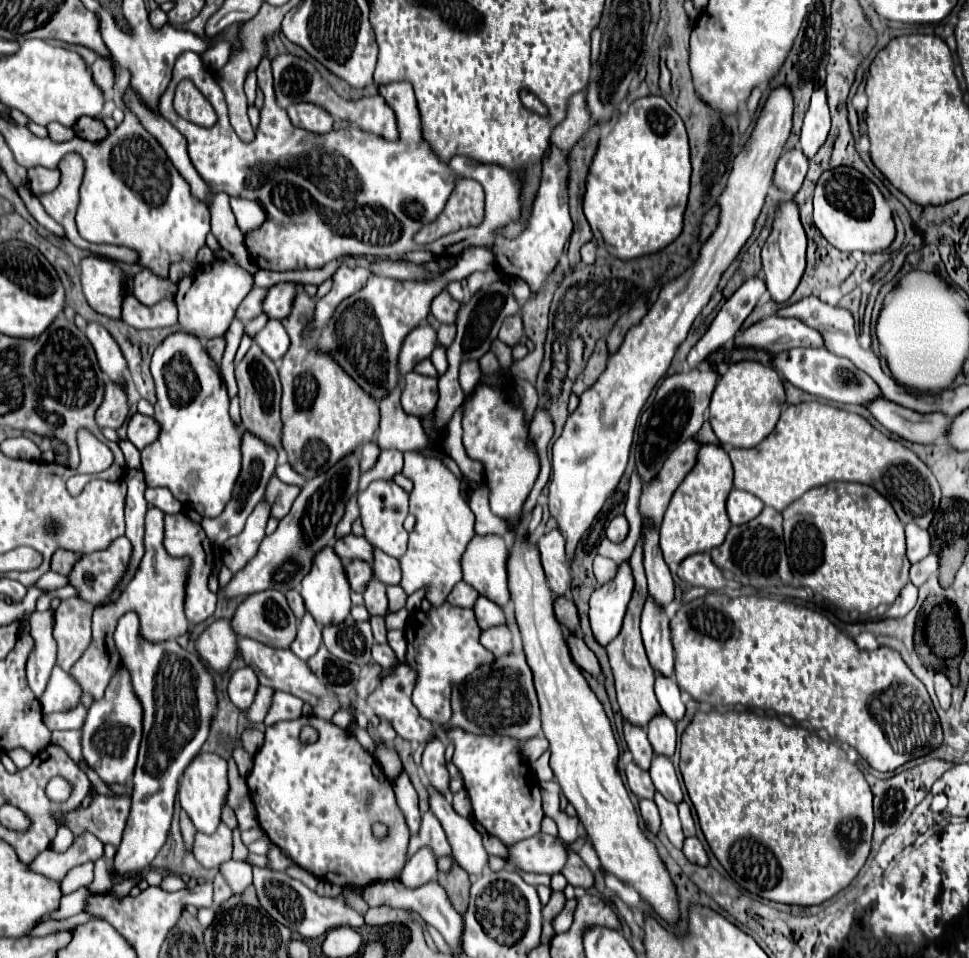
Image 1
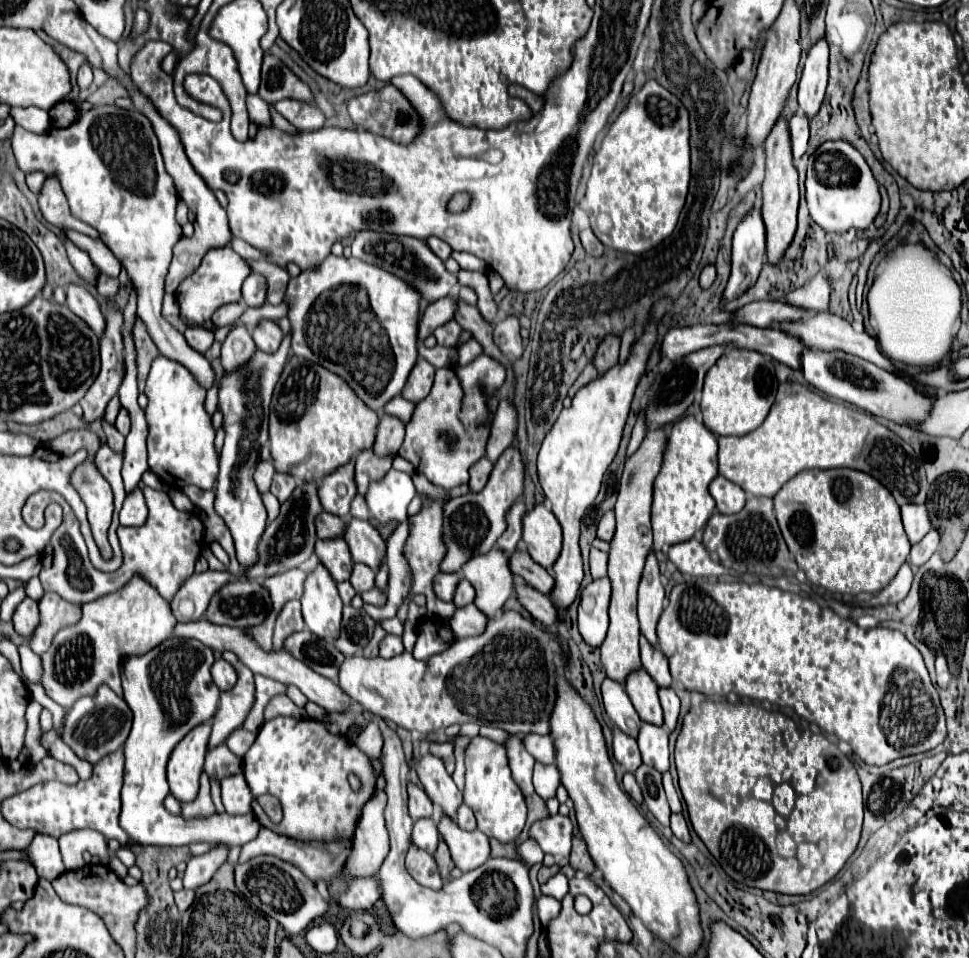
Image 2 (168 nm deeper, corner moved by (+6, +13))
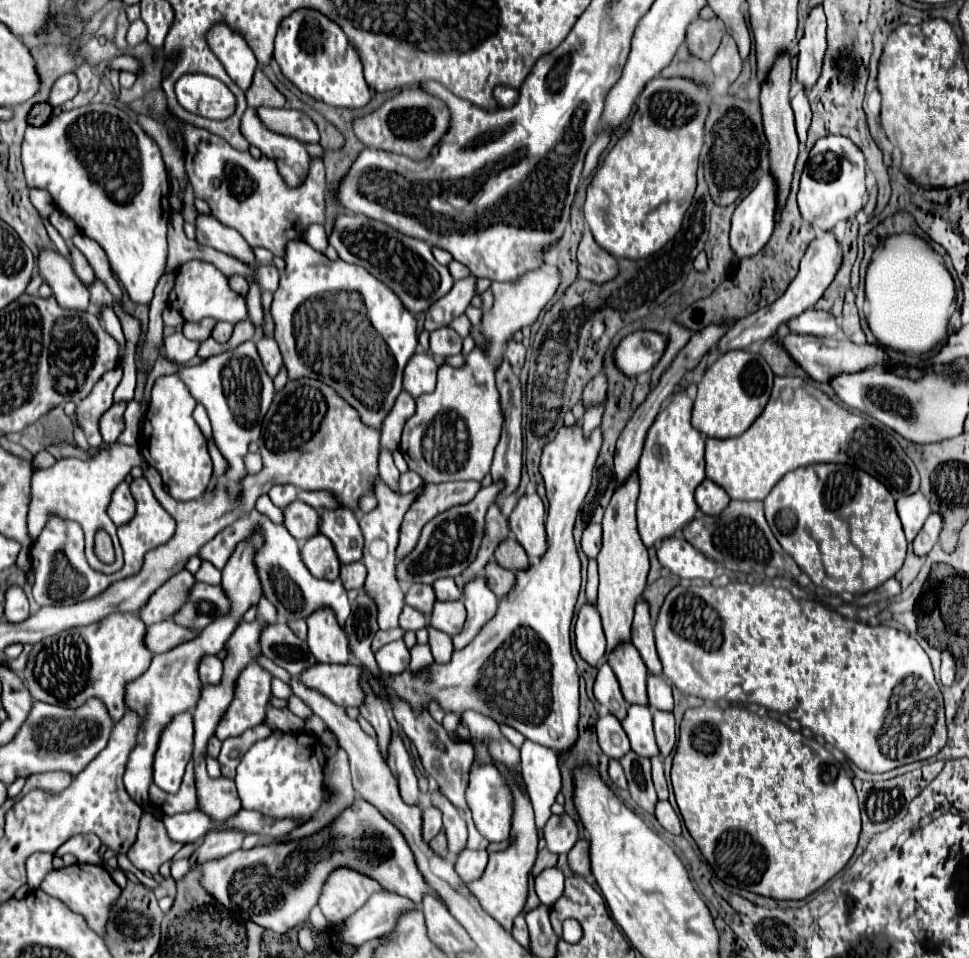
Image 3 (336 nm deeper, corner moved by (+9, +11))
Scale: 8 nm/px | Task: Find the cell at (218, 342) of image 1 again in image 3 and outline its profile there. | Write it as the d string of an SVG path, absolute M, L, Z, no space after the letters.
M173 333L165 337L163 355L173 363L187 363L197 355L197 349L199 349L197 341L187 339L183 333Z

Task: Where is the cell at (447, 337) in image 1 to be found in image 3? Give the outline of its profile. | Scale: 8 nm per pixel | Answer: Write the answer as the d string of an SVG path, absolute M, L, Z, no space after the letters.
M441 327L433 331L429 345L431 345L429 347L431 355L437 359L443 359L447 355L461 355L461 337L449 327Z

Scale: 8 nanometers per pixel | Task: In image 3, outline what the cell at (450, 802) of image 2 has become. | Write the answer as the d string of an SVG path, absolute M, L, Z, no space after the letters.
M439 791L433 793L431 801L435 807L439 807L443 811L443 827L445 827L447 841L449 841L449 853L453 857L457 857L461 853L461 849L465 849L465 845L467 845L467 825L459 817L459 811L451 805L451 801L447 801Z

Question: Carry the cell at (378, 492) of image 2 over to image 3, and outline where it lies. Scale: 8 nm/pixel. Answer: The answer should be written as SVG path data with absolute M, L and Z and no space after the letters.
M407 471L407 473L401 475L401 481L399 481L401 493L413 493L413 491L417 491L421 485L423 485L423 479L421 479L417 473Z

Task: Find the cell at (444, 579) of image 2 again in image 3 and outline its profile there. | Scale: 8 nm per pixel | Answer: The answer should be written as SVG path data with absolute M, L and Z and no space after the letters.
M411 585L405 591L405 605L421 611L423 615L429 615L435 603L435 593L431 585Z

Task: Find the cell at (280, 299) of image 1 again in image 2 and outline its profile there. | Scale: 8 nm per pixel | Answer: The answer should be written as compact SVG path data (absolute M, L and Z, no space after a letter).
M252 273L244 285L242 285L242 299L248 307L260 307L266 301L266 293L268 293L268 283L262 275Z

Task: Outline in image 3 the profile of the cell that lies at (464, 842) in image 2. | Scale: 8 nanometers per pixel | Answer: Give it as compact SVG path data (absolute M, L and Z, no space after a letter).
M463 849L461 857L457 857L455 861L455 871L459 873L459 877L469 883L481 877L481 873L485 871L487 865L487 853L485 851L471 851L471 849Z

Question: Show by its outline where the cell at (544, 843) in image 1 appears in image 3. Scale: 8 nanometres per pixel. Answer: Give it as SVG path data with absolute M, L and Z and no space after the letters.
M567 813L551 815L543 827L543 837L551 853L569 853L579 841L579 827Z

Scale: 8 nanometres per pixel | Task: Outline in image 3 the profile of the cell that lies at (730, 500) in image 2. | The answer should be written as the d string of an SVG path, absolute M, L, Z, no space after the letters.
M705 479L697 489L695 489L695 503L705 515L717 515L725 505L729 505L729 495L719 487L713 485L713 481Z

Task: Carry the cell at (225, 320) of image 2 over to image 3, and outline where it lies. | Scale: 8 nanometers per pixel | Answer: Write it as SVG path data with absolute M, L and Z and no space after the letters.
M201 319L197 323L185 323L183 325L183 335L201 343L201 341L205 341L205 339L211 337L213 325L215 325L213 319Z

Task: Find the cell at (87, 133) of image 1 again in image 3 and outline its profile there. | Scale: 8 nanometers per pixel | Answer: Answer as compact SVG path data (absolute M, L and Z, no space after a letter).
M37 103L29 111L29 125L45 125L51 117L51 107L47 103Z

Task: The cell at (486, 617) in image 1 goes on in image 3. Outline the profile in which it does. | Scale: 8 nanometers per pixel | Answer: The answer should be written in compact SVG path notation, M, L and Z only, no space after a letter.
M437 579L433 583L433 591L437 601L451 601L451 599L461 599L461 591L455 585L453 579Z

